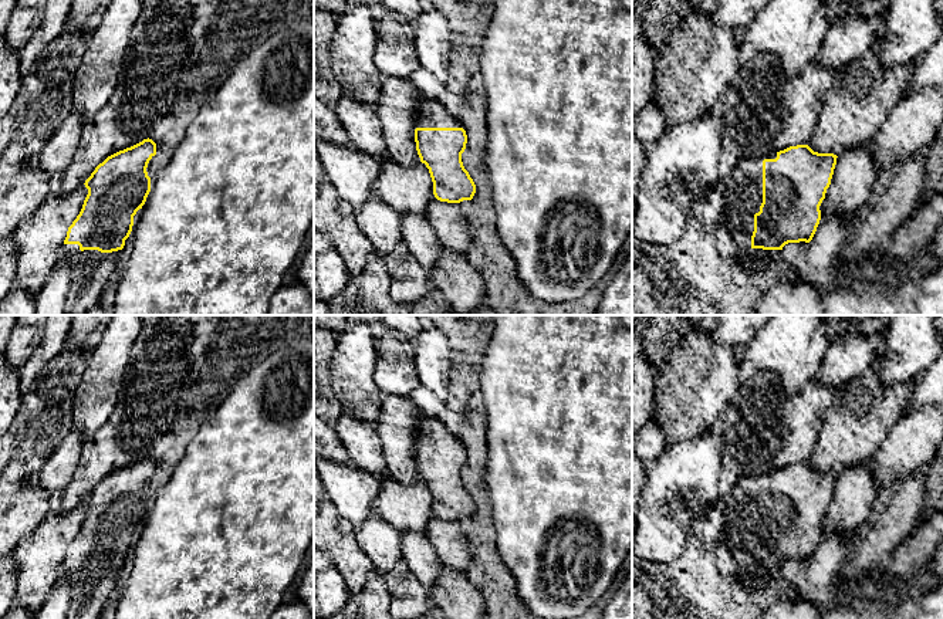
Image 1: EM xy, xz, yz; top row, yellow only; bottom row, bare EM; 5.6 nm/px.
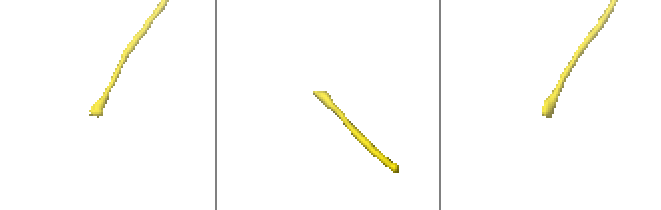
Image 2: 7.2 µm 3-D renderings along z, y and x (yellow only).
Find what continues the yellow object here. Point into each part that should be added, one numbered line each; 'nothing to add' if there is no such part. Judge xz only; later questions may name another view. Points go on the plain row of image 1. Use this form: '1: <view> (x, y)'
1: xz (429, 430)

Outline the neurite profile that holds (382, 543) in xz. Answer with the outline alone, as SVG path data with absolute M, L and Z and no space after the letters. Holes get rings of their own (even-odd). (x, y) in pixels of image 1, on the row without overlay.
M369 514L365 524L356 528L356 542L381 574L403 561L402 534L375 514Z

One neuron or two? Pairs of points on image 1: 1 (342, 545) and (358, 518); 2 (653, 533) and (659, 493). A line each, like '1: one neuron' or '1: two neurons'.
1: two neurons
2: one neuron

